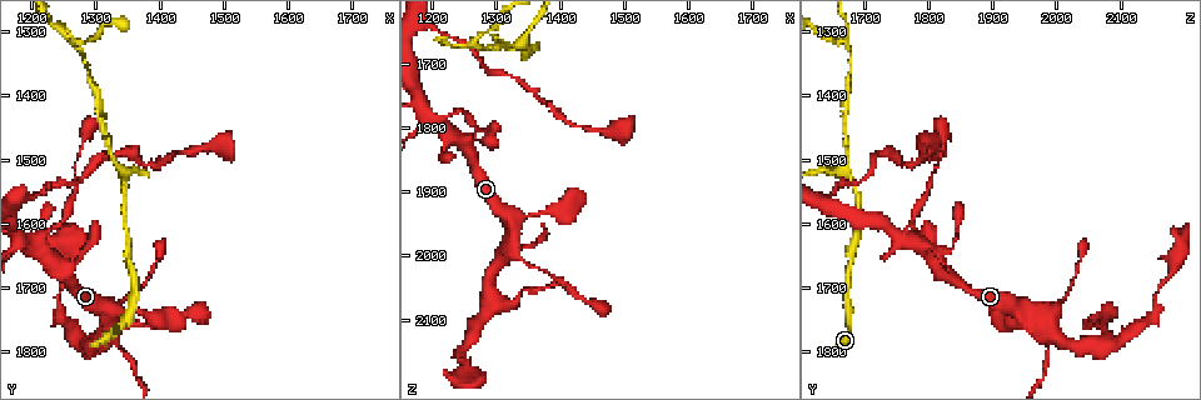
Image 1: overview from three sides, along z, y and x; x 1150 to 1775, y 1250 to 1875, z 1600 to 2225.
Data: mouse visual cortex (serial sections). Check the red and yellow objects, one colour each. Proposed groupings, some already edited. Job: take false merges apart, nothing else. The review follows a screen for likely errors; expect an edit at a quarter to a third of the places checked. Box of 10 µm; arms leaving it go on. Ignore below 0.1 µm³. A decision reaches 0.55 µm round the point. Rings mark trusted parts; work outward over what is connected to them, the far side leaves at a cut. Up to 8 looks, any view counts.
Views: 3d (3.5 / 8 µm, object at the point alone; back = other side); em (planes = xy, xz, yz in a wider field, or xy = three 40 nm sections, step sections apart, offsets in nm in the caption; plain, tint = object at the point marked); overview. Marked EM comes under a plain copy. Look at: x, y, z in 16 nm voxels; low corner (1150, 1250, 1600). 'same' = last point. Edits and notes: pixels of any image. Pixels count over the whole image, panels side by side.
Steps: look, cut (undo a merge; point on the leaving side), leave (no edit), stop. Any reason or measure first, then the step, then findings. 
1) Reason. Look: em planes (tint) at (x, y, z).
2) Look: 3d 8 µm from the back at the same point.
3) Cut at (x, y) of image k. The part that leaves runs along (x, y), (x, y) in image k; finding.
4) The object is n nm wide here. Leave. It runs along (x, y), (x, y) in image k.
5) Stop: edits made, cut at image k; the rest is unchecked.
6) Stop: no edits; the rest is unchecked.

Three arms meet. Look: 3d 3.5 µm at (1345, 1515, 1670).

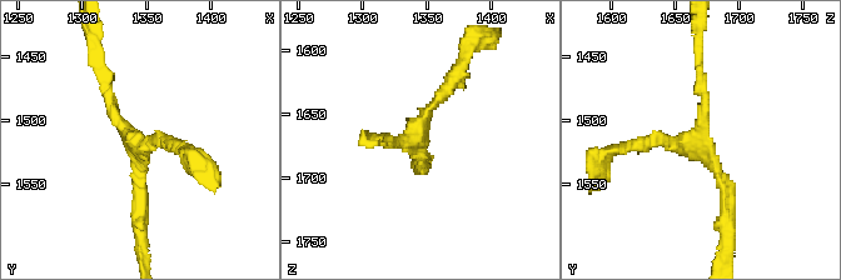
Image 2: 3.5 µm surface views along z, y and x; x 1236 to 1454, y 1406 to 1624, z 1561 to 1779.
3 arms meet here; the arms are 150, 200, 200 nm wide; now the EM. Look: em planes (tint) at (1344, 1520, 1668).

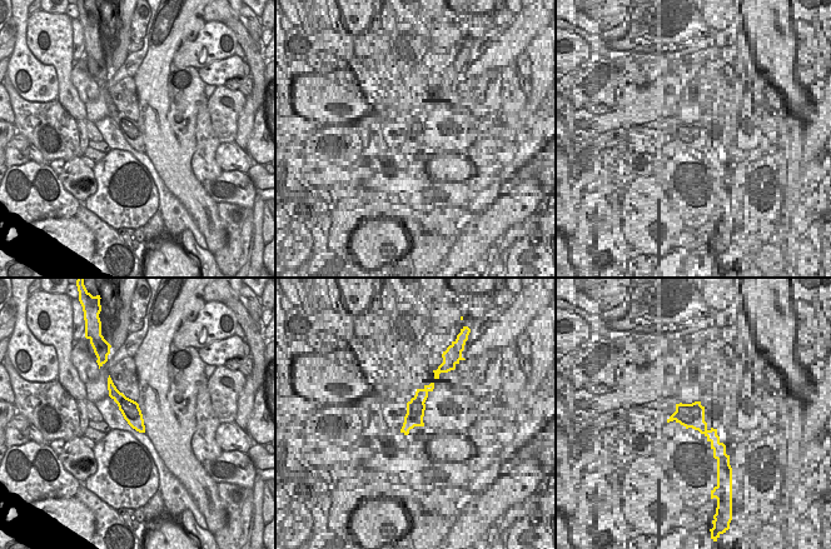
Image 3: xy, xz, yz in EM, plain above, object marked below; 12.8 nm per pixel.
Leave. It runs along (138, 216), (138, 144), (103, 71) in image 2; all the same cell.

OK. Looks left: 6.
Four or more arms meet. Look: 3d 3.5 µm at (1205, 1630, 1790).

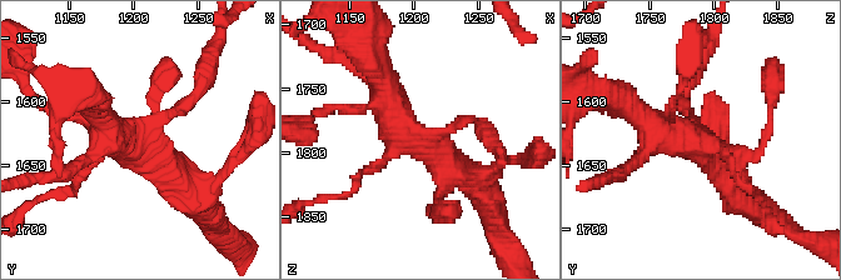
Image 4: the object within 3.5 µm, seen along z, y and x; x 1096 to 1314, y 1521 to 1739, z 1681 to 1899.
4 arms meet here; the arms are 100, 150, 400, 450 nm wide. Look: em planes (tint) at (1204, 1634, 1792).

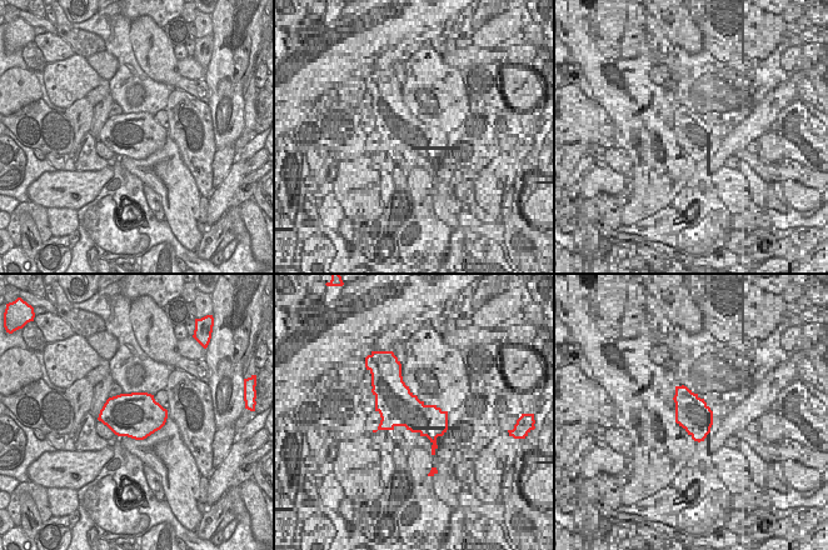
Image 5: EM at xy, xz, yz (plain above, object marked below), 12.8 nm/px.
Leave. It runs along (474, 183), (398, 125), (382, 78) in image 4; continuous, no second cell.

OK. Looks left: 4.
Abrupt turn. Look: 3d 3.5 µm at (1290, 1790, 2060).

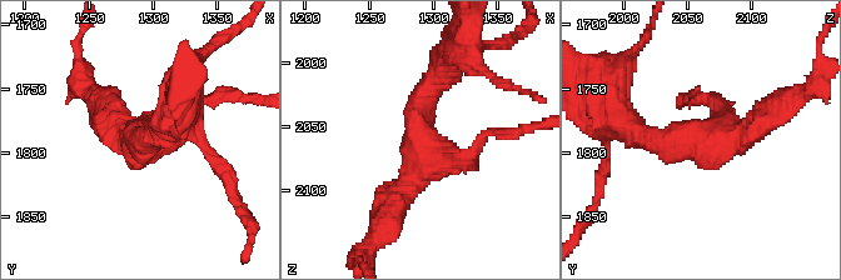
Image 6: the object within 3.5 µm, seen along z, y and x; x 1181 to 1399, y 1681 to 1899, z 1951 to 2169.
Shape alone is not enough. Look: em xy step 5 (tint) at (1290, 1794, 2056).

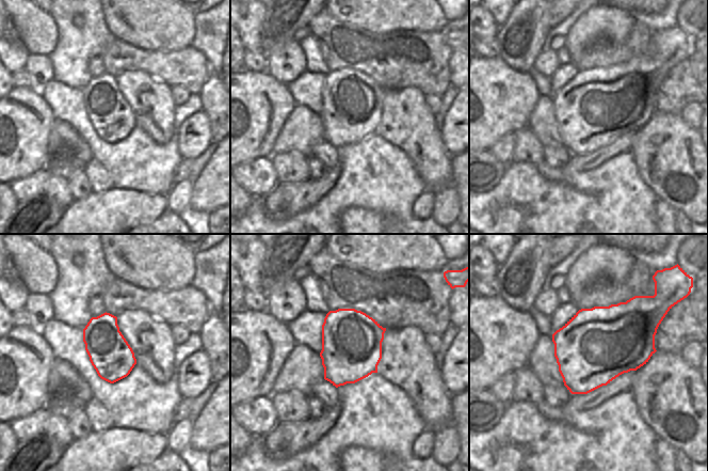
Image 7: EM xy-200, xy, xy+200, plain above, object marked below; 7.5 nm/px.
The arms are 200, 300, 350 nm wide. Leave. It runs along (434, 80), (388, 218) in image 6; all the same cell.

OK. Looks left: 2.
Stop: no edits; the rest is unchecked.

